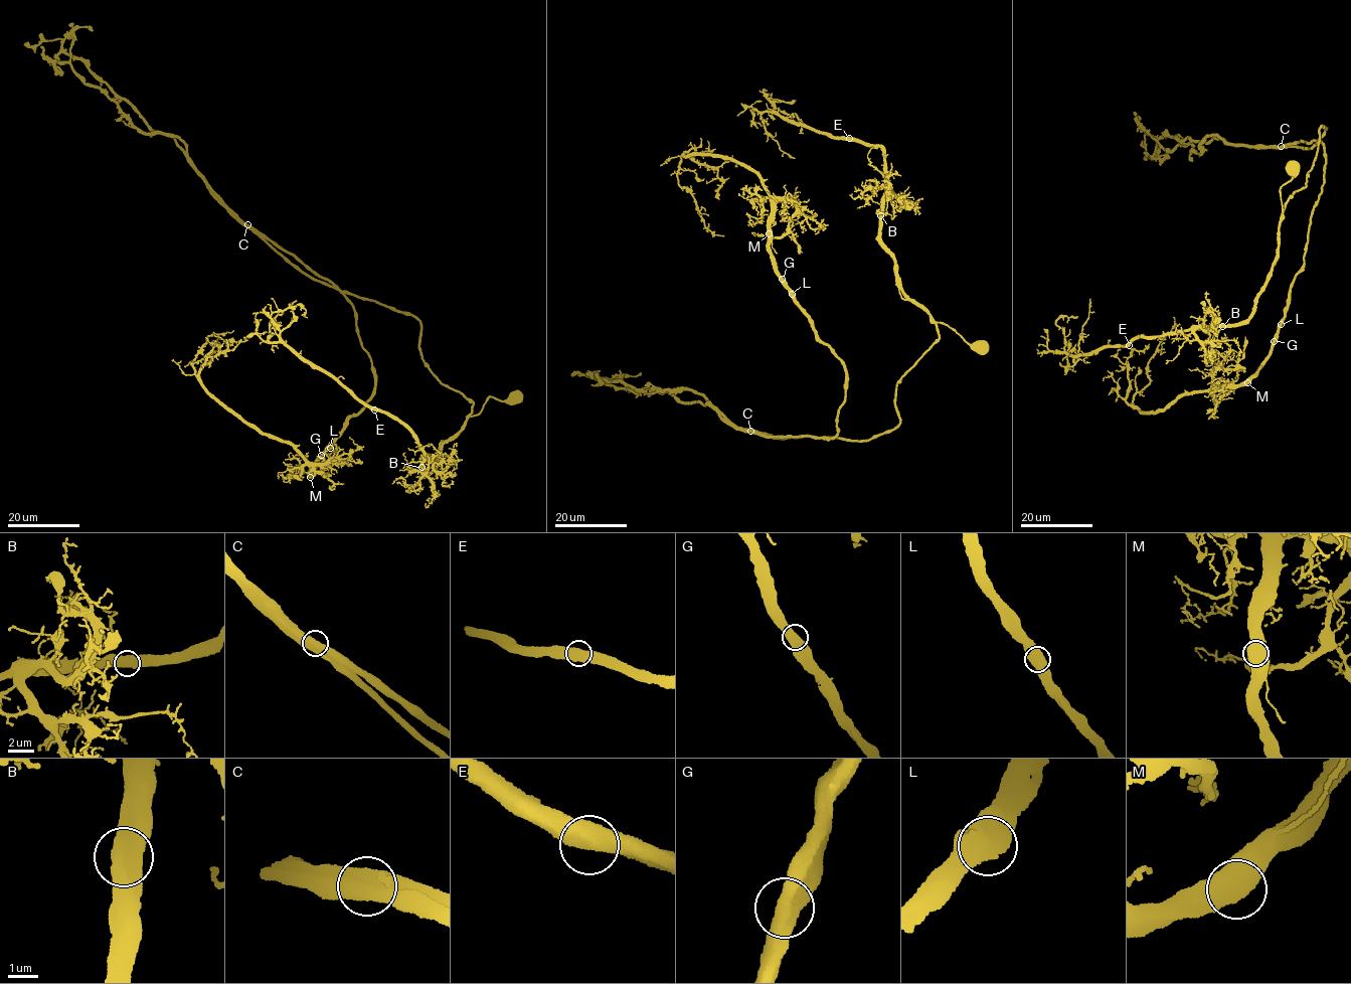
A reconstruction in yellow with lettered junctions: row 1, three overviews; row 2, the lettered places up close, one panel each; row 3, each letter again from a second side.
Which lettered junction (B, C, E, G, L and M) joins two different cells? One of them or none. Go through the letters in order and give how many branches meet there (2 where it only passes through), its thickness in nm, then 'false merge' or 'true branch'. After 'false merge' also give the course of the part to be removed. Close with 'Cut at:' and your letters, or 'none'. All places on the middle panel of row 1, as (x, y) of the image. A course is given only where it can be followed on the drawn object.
B: 2 | 650 nm | true branch
C: 2 | 700 nm | false merge | (749, 431), (836, 435), (846, 378), (778, 272), (762, 178), (681, 156), (678, 184), (723, 235)
E: 2 | 650 nm | true branch
G: 2 | 600 nm | true branch
L: 2 | 650 nm | true branch
M: 2 | 650 nm | true branch
Cut at: C

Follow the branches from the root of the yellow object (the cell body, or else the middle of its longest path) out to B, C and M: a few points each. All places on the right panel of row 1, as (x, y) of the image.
B: (1291, 166), (1292, 177), (1280, 188), (1283, 212), (1278, 229), (1279, 253), (1269, 279), (1247, 319), (1222, 326)
C: (1291, 166), (1280, 188), (1284, 215), (1326, 129), (1312, 149), (1281, 146)
M: (1291, 166), (1280, 188), (1284, 215), (1326, 128), (1304, 263), (1270, 356), (1247, 382)

